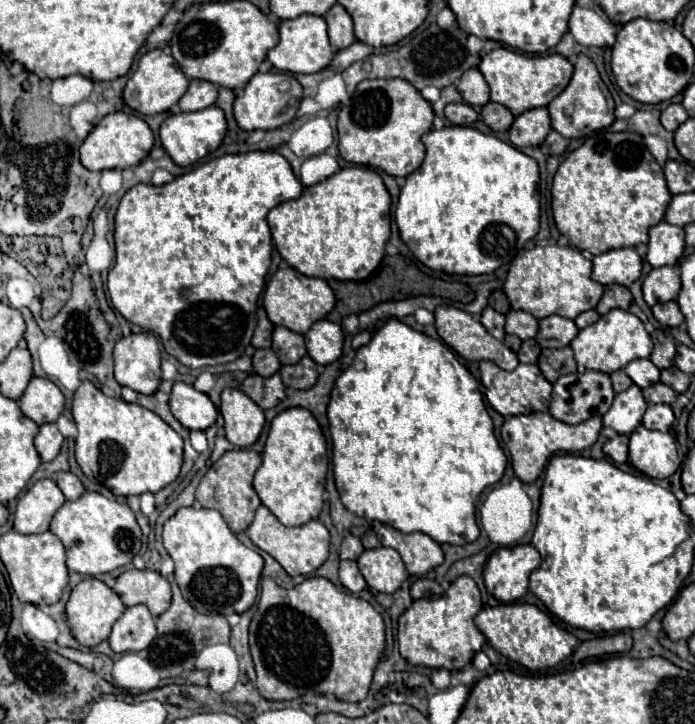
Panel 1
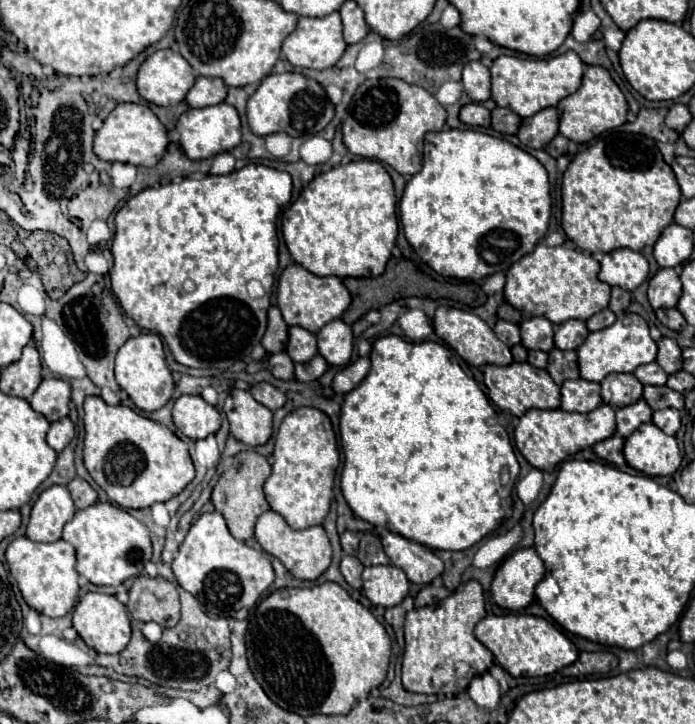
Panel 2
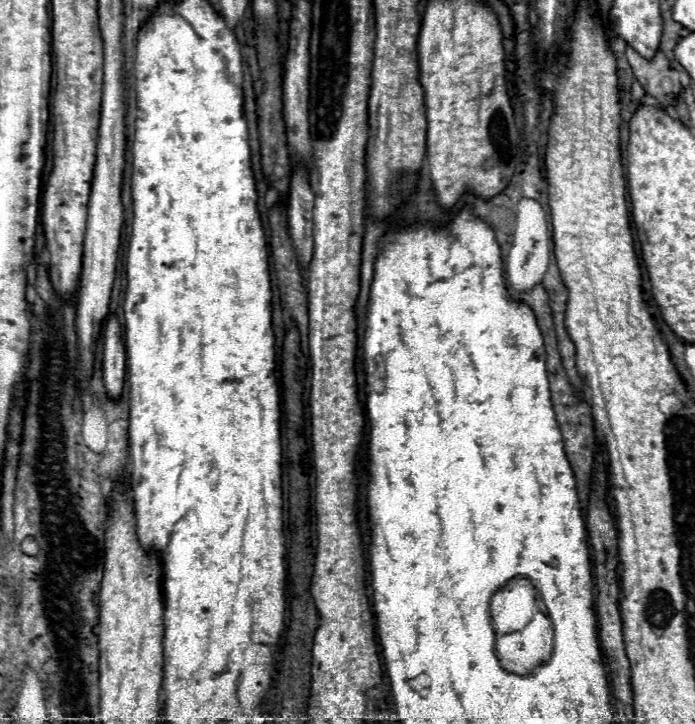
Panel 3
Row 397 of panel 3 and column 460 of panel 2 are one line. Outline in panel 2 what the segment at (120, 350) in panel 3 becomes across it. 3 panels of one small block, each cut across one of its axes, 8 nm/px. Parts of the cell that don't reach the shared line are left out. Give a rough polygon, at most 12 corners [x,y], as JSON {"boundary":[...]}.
{"boundary":[[482,104],[462,106],[460,120],[468,126],[490,126]]}

